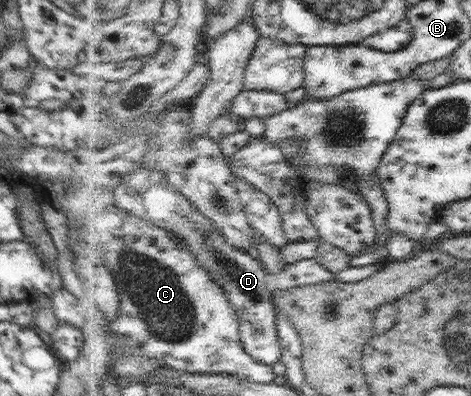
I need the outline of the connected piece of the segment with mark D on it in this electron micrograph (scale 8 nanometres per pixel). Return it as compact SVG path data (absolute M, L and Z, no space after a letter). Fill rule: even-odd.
M139 167L137 171L132 171L125 177L122 184L112 187L108 198L110 197L114 197L110 201L116 201L113 204L118 207L177 233L189 245L191 252L199 259L200 265L223 283L230 301L240 316L241 338L246 352L258 361L273 366L283 359L275 292L269 286L269 271L260 256L234 245L215 221L199 211L184 193L180 193L177 186L172 185L163 171L152 170L151 167Z

